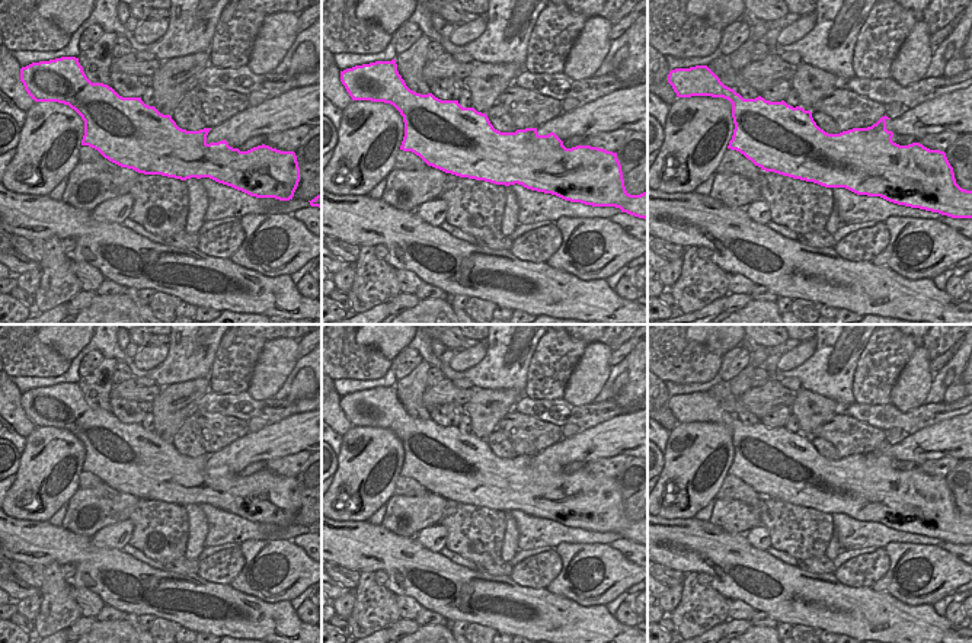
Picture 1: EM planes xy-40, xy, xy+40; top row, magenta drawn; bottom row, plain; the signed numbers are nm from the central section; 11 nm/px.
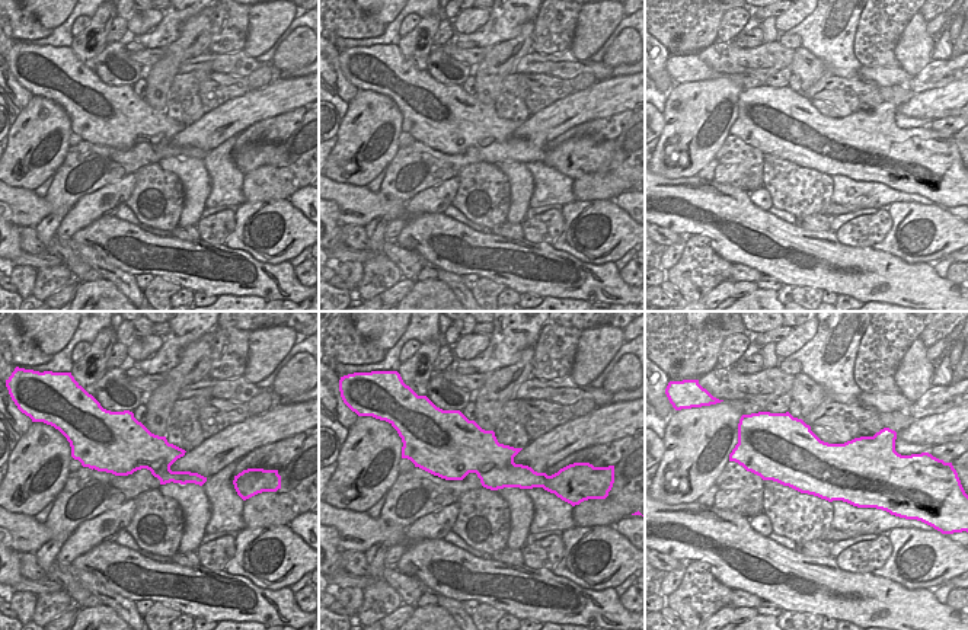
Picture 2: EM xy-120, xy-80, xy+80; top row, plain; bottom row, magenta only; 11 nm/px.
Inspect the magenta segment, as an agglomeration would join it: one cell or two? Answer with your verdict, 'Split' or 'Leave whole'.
Split

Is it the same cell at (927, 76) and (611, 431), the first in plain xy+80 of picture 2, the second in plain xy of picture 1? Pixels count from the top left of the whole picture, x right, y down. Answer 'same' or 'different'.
different

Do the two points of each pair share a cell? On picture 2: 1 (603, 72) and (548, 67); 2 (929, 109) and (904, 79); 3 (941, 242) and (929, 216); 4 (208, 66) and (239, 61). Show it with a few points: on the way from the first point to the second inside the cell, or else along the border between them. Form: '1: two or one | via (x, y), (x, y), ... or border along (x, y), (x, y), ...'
1: one | via (590, 66), (561, 66)
2: two | border along (952, 82), (922, 92)
3: one | via (936, 236), (936, 224), (933, 221)
4: one | via (216, 63), (232, 63)

